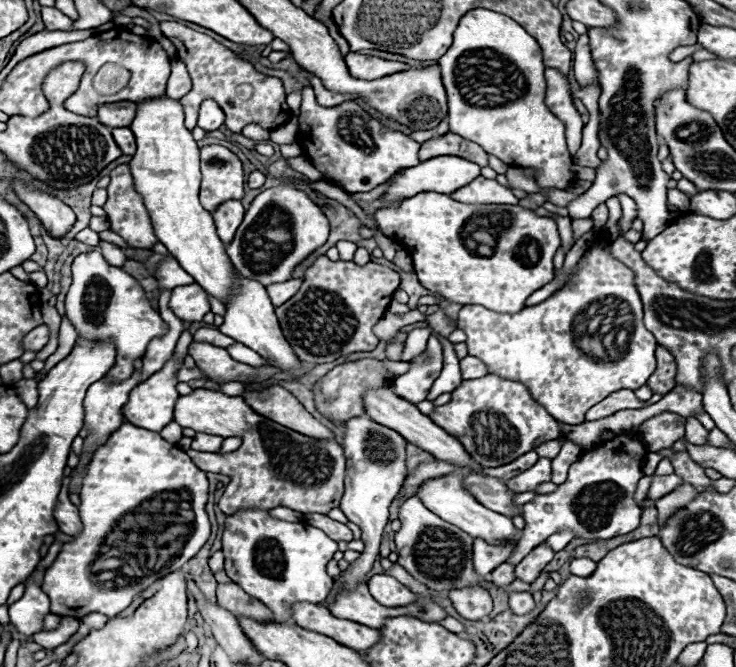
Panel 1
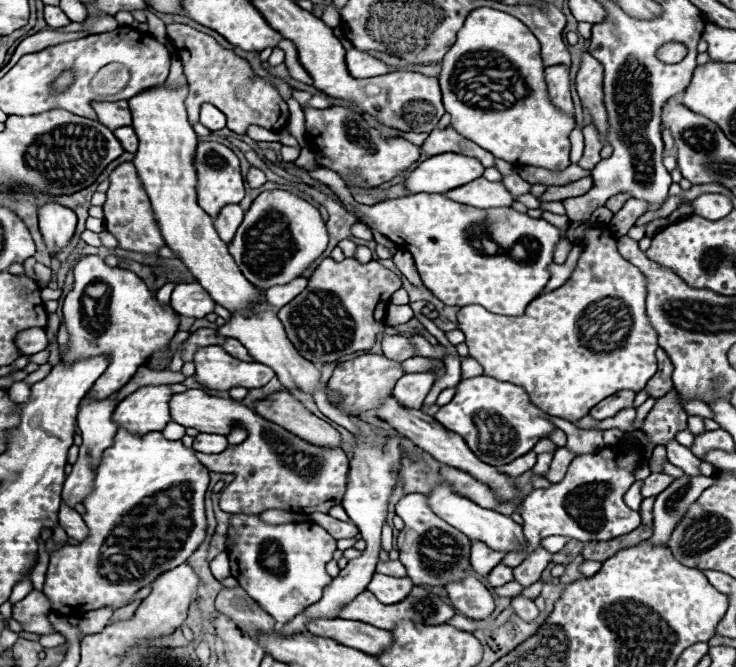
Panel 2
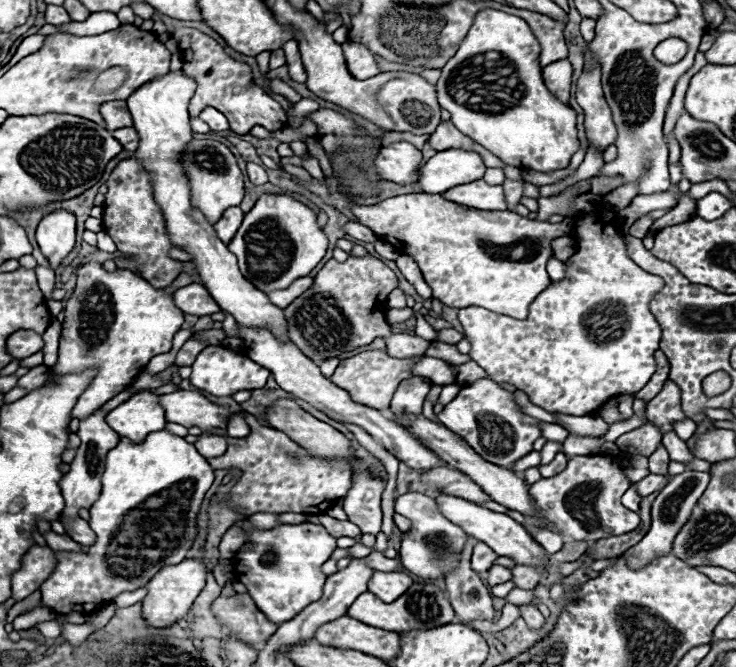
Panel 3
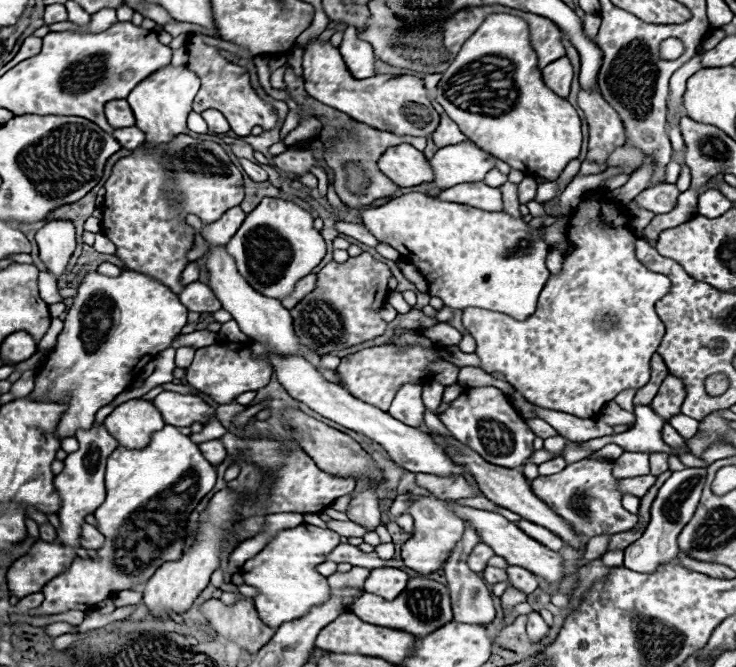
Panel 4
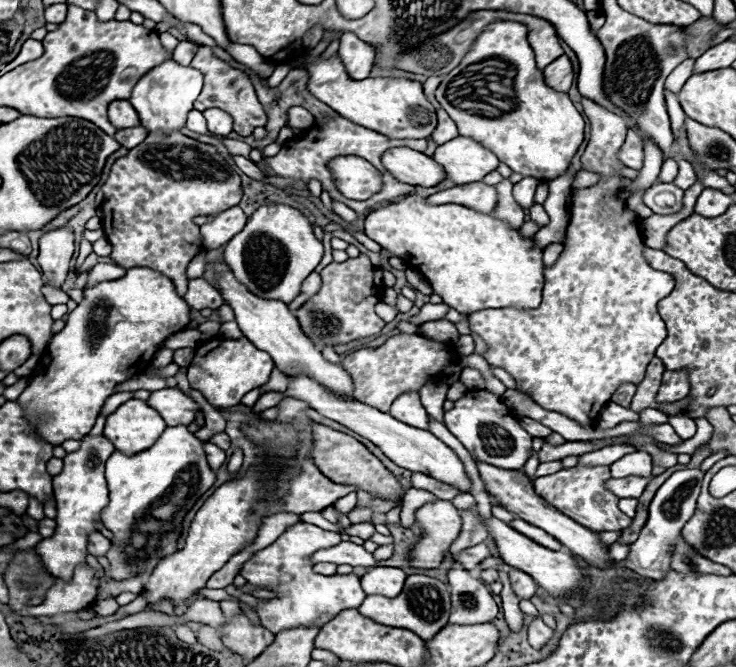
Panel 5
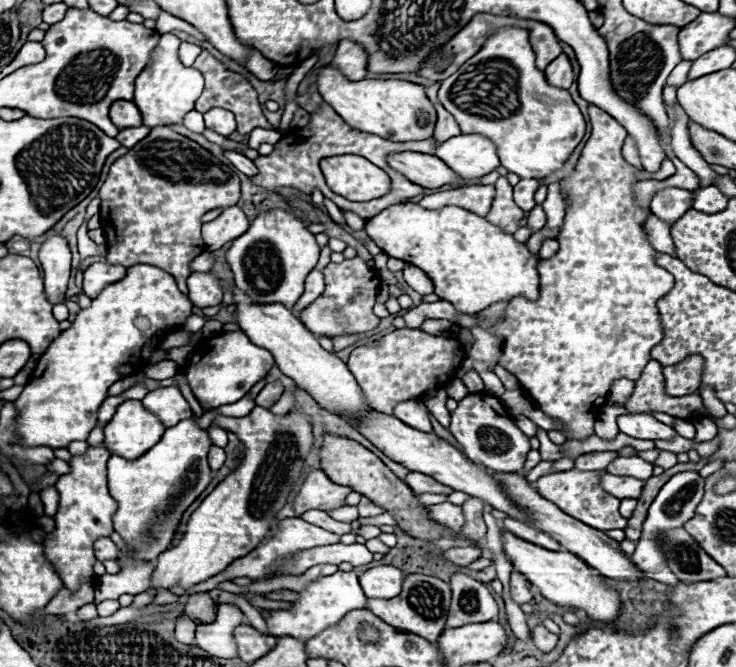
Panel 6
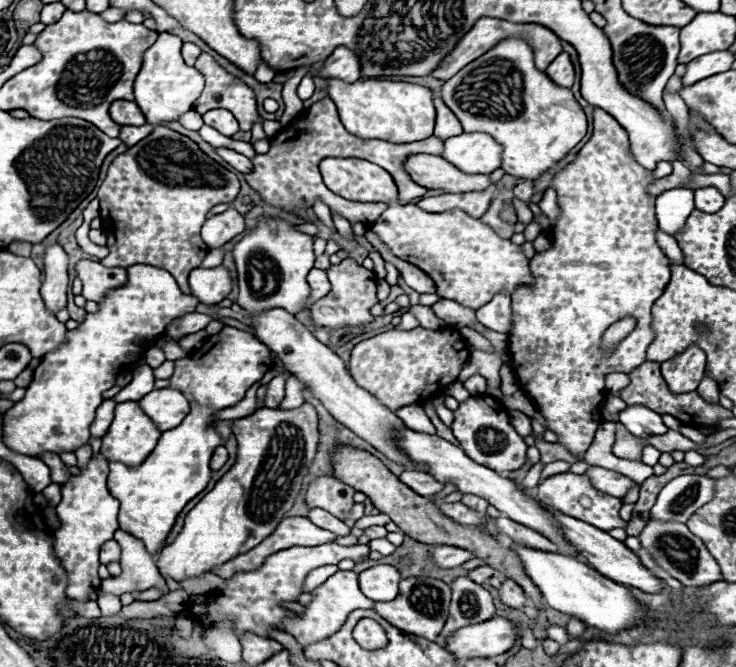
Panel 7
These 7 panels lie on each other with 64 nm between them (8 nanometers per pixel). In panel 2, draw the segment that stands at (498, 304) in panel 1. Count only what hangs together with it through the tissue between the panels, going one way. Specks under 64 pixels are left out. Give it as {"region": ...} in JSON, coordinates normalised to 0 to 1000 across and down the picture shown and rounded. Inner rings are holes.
{"region":[[[432,252],[427,256],[414,255],[425,268],[446,276],[467,306],[478,306],[486,318],[495,324],[495,336],[514,345],[519,354],[533,360],[543,375],[557,378],[563,384],[565,402],[571,408],[571,417],[576,429],[606,459],[636,459],[636,456],[652,456],[660,465],[671,471],[685,474],[709,474],[715,459],[739,435],[739,429],[747,420],[745,396],[750,393],[750,378],[755,363],[761,360],[761,342],[750,339],[747,333],[736,327],[720,327],[717,321],[701,318],[698,312],[666,312],[652,315],[633,306],[622,306],[609,300],[601,291],[557,291],[535,300],[524,300],[508,309],[495,309],[481,303],[476,294],[470,276],[462,270],[462,264],[450,255]],[[663,357],[677,366],[674,381],[660,381],[655,372],[655,360]]]}

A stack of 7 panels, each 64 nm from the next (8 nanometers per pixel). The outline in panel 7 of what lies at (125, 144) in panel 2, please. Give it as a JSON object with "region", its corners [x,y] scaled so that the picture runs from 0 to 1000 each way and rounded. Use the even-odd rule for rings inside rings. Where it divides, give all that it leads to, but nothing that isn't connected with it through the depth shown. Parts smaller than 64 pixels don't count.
{"region":[[[196,186],[196,189],[166,189],[163,195],[163,210],[174,219],[182,219],[185,213],[190,213],[193,207],[198,207],[201,201],[207,201],[209,189],[207,186]]]}

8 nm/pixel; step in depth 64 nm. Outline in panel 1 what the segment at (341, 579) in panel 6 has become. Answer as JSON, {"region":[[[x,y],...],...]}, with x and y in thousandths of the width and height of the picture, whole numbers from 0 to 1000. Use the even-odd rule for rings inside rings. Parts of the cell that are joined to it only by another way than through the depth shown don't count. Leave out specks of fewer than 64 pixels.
{"region":[[[323,765],[323,771],[307,777],[302,816],[307,861],[332,888],[364,909],[375,933],[394,930],[399,906],[435,906],[451,885],[454,870],[443,861],[443,846],[451,840],[459,816],[416,783],[372,780],[361,765]]]}

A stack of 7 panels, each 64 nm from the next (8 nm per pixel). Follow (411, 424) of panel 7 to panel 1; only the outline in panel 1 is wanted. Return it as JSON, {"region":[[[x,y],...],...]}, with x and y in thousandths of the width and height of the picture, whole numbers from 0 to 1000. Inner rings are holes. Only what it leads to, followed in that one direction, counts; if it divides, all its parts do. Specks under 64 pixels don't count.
{"region":[[[584,504],[579,528],[557,540],[560,552],[552,561],[535,567],[535,576],[533,576],[535,591],[560,606],[579,600],[582,585],[587,582],[590,570],[598,564],[601,540],[603,537],[601,537],[598,510],[592,504]]]}

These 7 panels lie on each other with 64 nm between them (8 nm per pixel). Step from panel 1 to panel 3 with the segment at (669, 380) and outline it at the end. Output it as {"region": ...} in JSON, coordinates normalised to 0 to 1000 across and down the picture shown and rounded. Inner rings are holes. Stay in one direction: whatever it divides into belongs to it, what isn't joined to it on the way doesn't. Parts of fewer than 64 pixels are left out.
{"region":[[[897,525],[889,528],[889,540],[891,540],[891,558],[886,561],[883,573],[880,573],[870,588],[864,588],[864,597],[875,600],[875,603],[883,603],[883,600],[899,585],[902,570],[908,570],[908,555],[910,555],[910,549],[908,549],[908,540],[902,537],[902,531],[899,531]]]}

